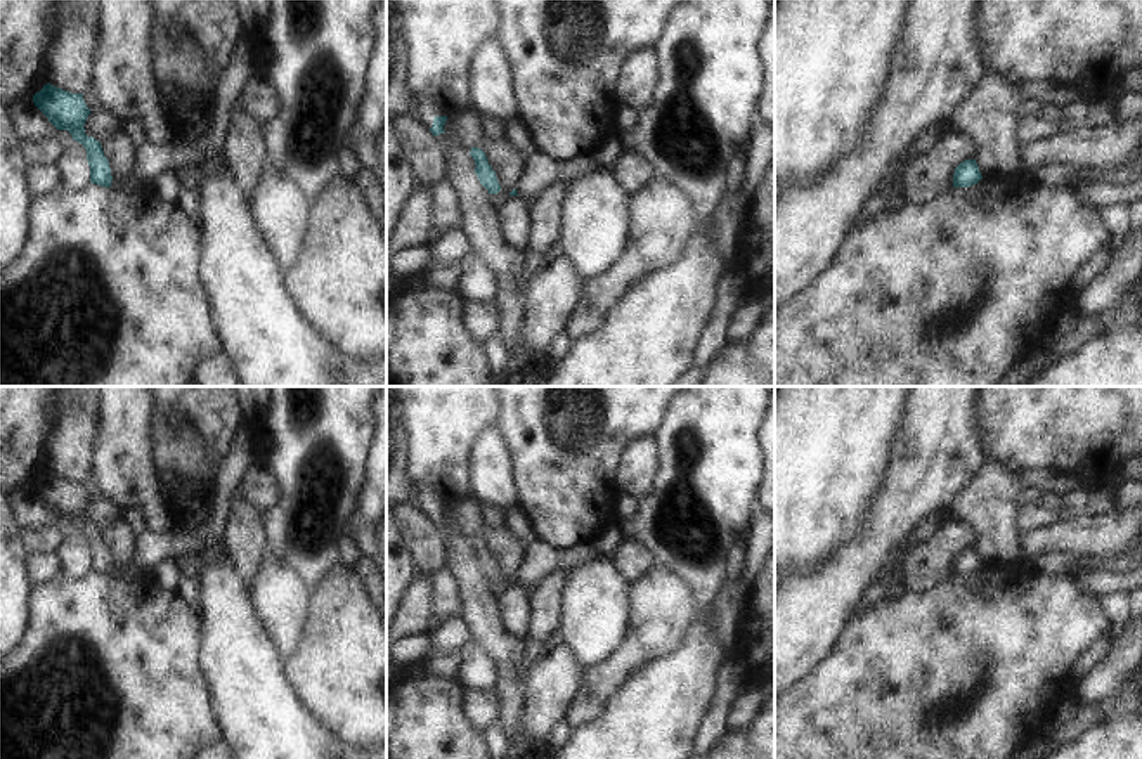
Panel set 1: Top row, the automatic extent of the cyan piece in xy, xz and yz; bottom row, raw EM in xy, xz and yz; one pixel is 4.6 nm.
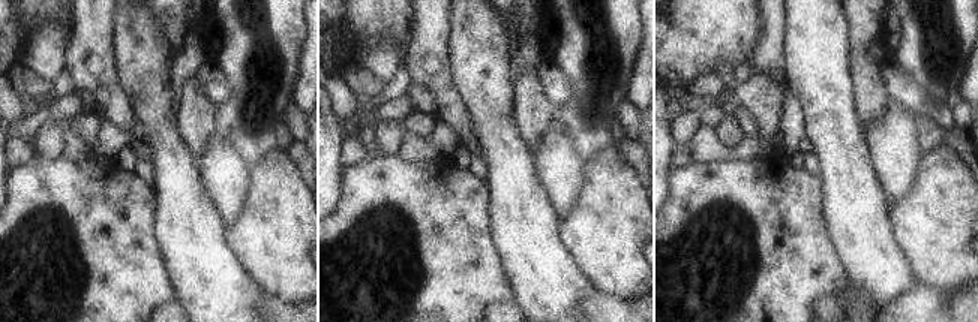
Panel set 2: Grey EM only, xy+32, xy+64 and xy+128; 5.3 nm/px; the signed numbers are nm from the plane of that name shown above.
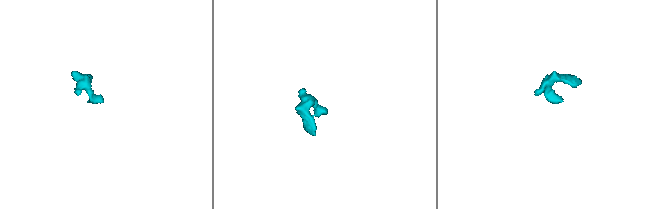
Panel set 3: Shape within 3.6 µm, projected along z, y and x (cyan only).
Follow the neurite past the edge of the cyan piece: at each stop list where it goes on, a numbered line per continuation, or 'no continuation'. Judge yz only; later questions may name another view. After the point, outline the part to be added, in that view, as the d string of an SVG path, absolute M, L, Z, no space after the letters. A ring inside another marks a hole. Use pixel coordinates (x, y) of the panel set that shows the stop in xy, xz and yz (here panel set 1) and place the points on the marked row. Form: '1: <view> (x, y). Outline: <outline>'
no continuation.

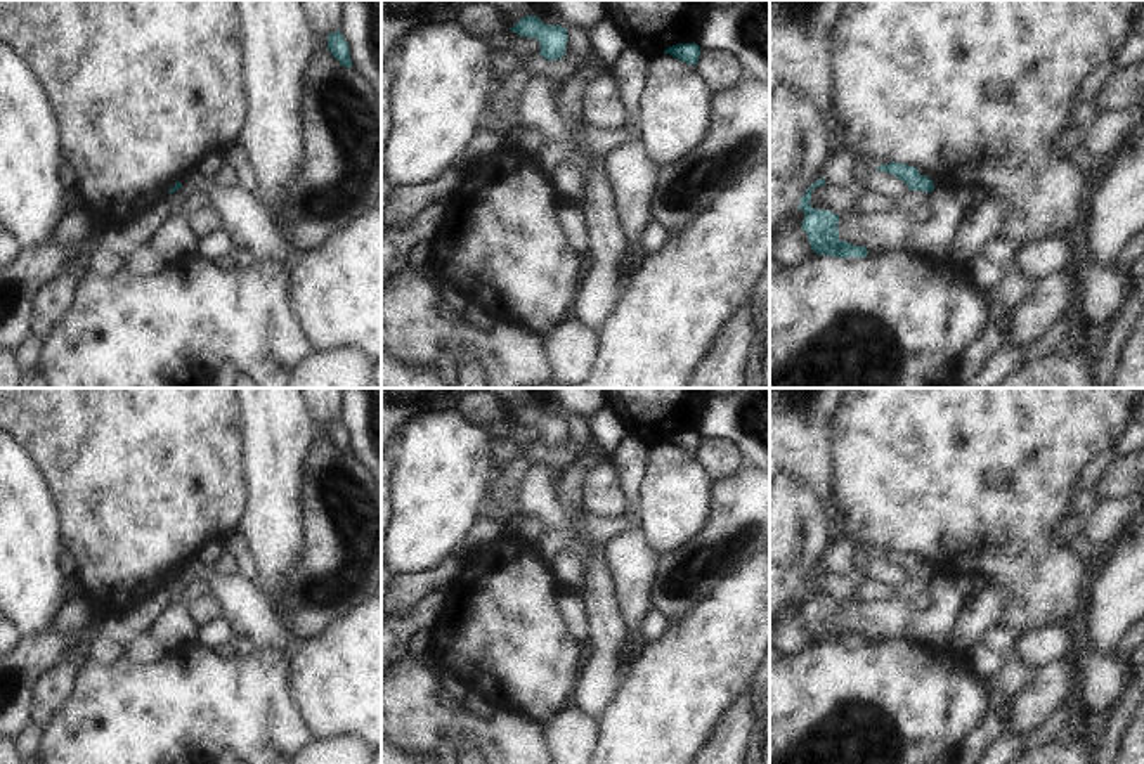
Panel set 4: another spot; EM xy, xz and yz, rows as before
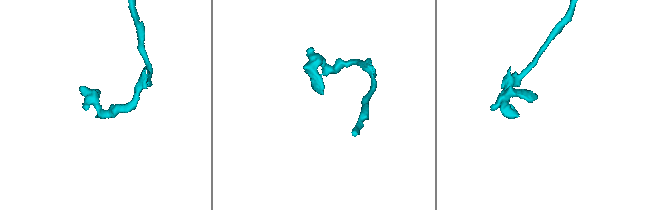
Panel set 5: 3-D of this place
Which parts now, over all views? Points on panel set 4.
no continuation.

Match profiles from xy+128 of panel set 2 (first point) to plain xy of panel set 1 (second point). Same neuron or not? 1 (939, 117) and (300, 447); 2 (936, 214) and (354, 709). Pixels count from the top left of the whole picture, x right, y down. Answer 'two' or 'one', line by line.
1: two
2: one

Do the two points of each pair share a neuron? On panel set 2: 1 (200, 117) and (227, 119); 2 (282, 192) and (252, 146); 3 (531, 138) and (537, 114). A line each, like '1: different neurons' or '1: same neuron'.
1: different neurons
2: different neurons
3: same neuron

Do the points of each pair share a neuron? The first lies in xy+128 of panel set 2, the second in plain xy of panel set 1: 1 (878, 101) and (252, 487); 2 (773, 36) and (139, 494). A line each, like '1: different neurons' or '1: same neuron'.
1: different neurons
2: same neuron

